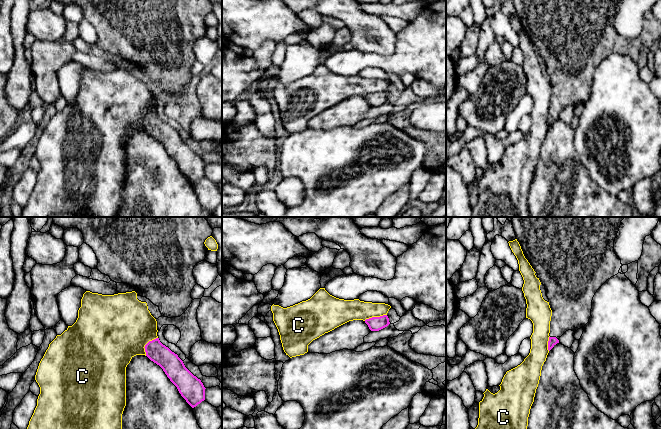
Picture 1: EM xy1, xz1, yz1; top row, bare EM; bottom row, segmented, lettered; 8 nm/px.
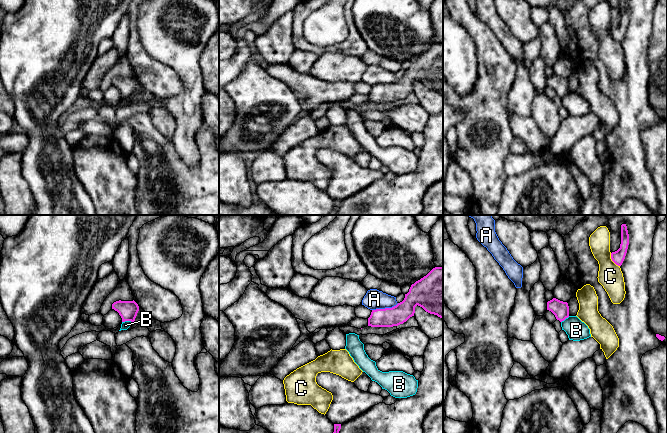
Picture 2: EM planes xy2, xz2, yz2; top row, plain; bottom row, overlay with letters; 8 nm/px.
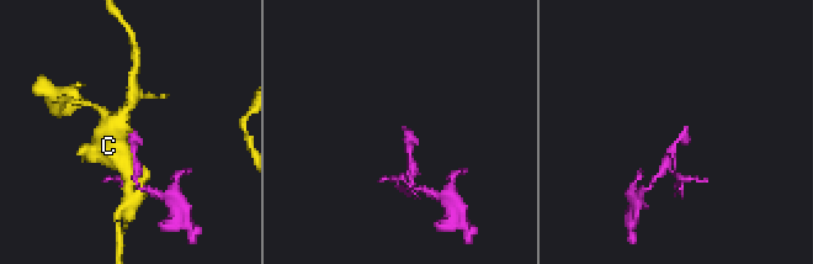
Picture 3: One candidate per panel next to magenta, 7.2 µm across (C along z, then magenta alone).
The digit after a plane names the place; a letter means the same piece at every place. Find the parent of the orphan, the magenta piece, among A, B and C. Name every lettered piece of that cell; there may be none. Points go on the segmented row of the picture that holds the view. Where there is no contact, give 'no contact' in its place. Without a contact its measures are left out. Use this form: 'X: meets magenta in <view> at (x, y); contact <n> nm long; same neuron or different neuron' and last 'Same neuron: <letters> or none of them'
A: meets magenta in xz2 at (385, 308); contact 220 nm long; different neuron
B: meets magenta in xy2 at (127, 320); contact 90 nm long; different neuron
C: meets magenta in xy1 at (146, 344); contact 180 nm long; different neuron
Same neuron: none of them

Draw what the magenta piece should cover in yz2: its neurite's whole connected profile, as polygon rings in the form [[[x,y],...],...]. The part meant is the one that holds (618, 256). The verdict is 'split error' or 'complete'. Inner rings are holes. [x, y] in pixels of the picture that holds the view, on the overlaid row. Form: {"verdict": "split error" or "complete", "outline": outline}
{"verdict": "complete", "outline": [[[622,224],[620,248],[617,251],[611,253],[611,259],[616,265],[618,266],[622,265],[627,253],[628,245],[629,245],[629,234],[627,226],[626,224]]]}

